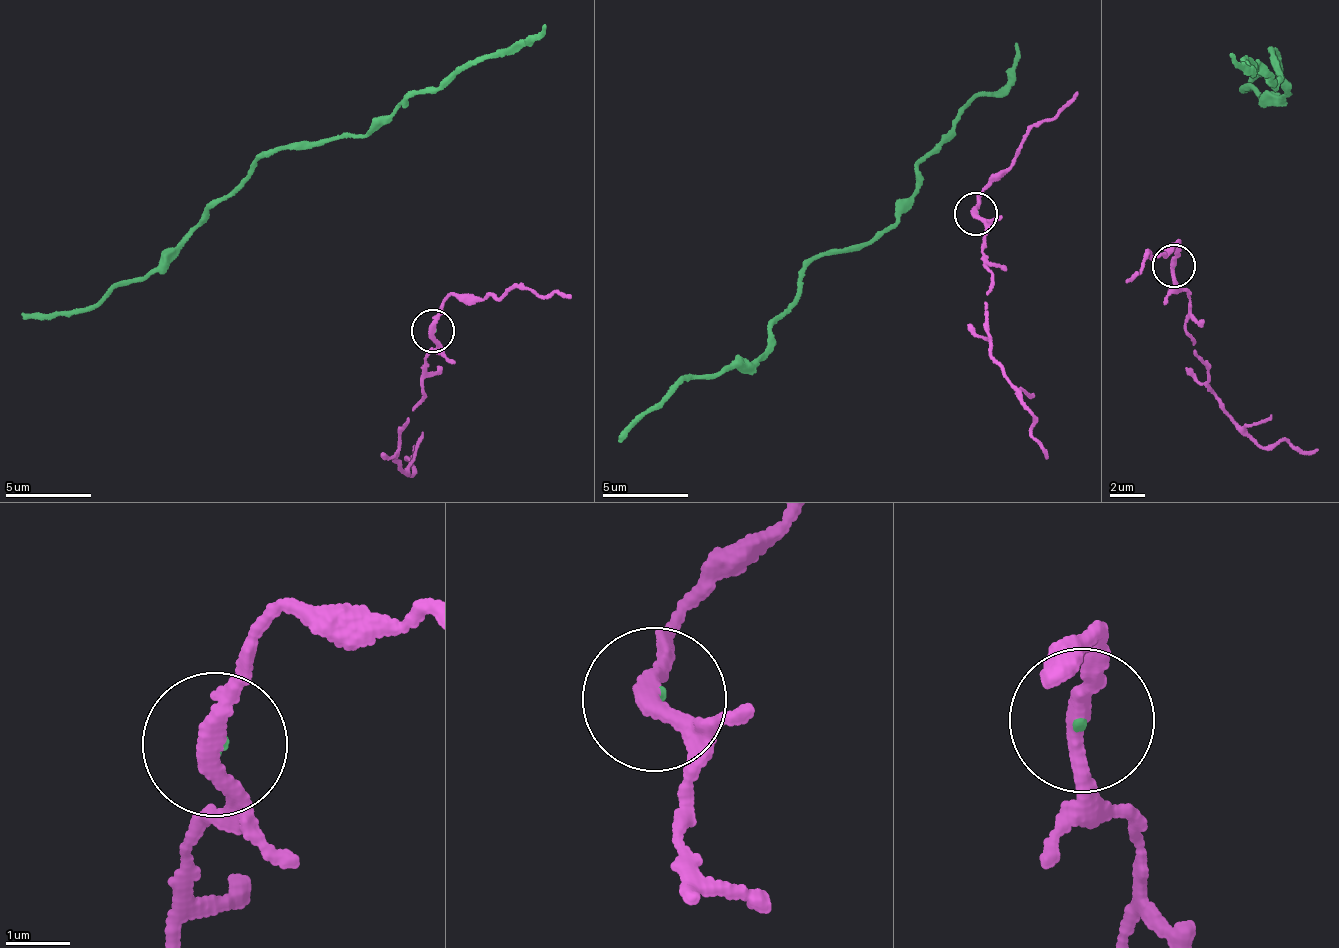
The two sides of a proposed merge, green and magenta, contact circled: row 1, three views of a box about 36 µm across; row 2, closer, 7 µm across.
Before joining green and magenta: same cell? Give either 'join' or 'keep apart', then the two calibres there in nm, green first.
join; calibres 50 and 280 nm

